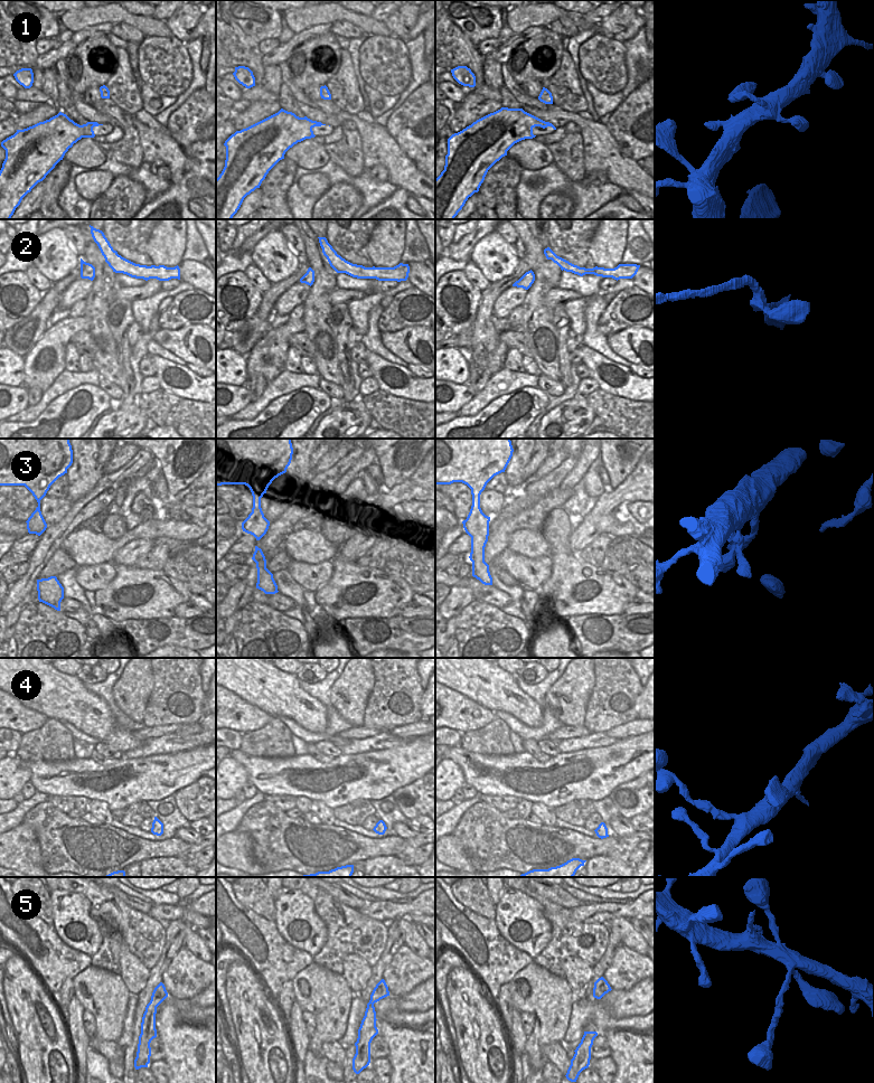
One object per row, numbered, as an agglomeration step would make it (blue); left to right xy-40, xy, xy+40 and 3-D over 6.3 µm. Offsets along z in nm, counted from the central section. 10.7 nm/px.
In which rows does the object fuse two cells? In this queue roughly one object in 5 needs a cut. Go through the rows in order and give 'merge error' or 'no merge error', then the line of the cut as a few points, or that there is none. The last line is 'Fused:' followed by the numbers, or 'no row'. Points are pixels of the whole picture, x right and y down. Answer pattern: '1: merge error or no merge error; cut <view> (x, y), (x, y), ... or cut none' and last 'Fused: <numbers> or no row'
1: no merge error; cut none
2: no merge error; cut none
3: no merge error; cut none
4: no merge error; cut none
5: no merge error; cut none
Fused: no row

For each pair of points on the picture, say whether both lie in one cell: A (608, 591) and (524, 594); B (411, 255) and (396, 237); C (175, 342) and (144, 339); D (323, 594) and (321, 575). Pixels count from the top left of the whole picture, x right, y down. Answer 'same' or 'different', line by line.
A: different
B: different
C: same
D: different

